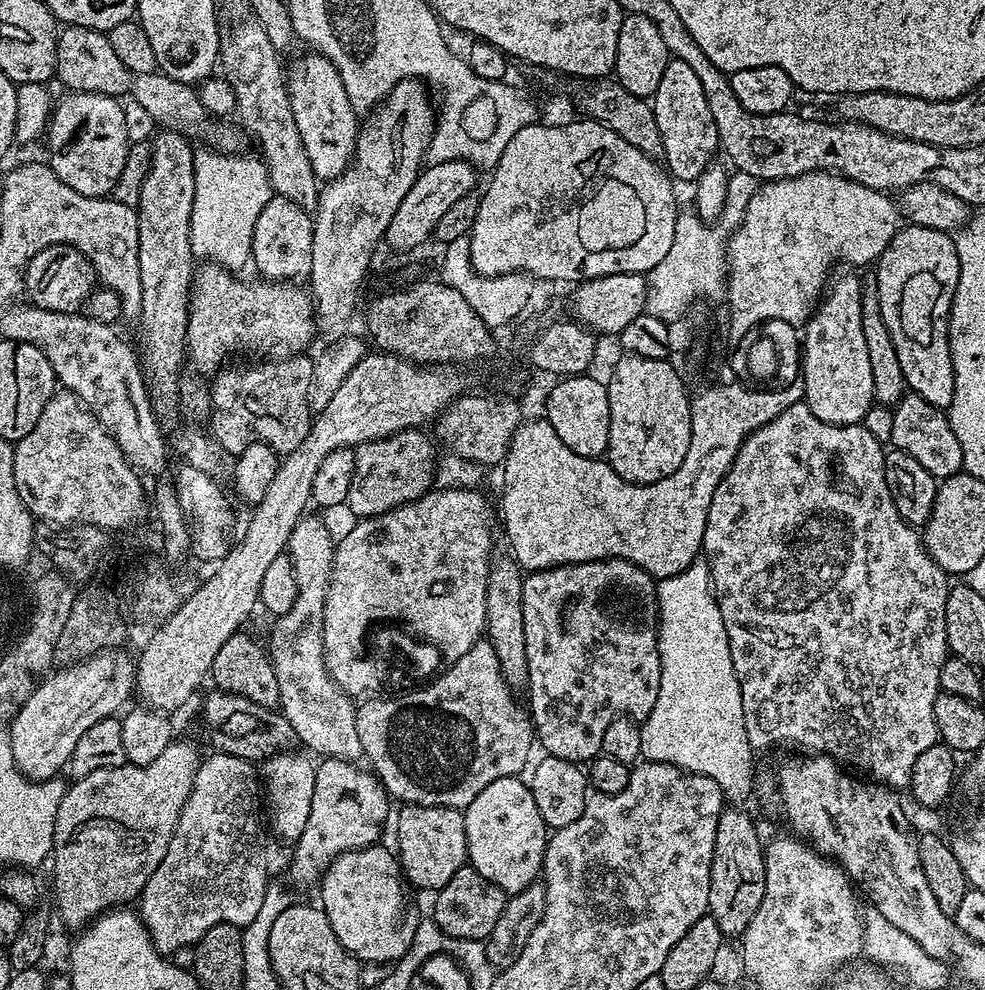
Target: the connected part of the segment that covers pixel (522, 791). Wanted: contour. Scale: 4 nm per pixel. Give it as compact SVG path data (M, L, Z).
M520 776L498 778L498 782L490 782L490 786L463 809L467 863L506 894L521 892L537 883L550 835L542 814L538 814L531 787L522 781Z

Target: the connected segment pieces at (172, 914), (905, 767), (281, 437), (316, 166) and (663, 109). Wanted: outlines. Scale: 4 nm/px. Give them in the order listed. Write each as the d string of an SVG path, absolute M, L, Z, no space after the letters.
M213 751L211 755L201 759L166 858L158 862L158 870L150 874L150 882L138 897L140 919L162 954L196 945L216 924L254 922L270 883L257 769L255 772L249 761L225 752Z
M797 402L797 403L794 403L794 404L792 404L792 405L790 405L790 406L789 406L789 407L788 407L788 408L787 408L787 409L786 409L786 410L784 410L784 411L783 411L783 412L782 412L782 414L778 414L778 418L774 418L774 419L773 419L773 420L771 420L771 421L770 421L770 422L766 422L766 423L765 423L765 424L763 424L763 425L762 425L762 427L761 427L761 428L759 428L759 429L758 429L758 430L754 430L754 431L753 431L753 432L751 432L751 434L749 434L749 436L747 436L747 438L746 438L746 439L745 439L745 440L744 440L744 444L743 444L743 446L742 446L742 447L741 447L741 448L740 448L740 449L739 449L739 450L738 450L738 454L737 454L737 455L736 455L736 457L735 457L735 458L734 458L734 462L733 462L733 463L732 463L732 465L731 465L731 466L730 466L730 470L729 470L729 471L728 471L728 473L727 473L727 474L726 474L726 478L722 478L722 482L721 482L721 483L720 483L720 485L719 485L719 486L718 486L718 490L714 490L714 498L713 498L713 499L712 499L712 501L711 501L711 502L710 502L710 506L709 506L709 507L708 507L708 517L707 517L707 518L706 518L706 534L705 534L705 535L704 535L704 547L703 547L703 549L702 549L702 556L703 556L703 559L704 559L704 560L705 560L705 561L706 561L706 563L707 563L707 566L708 566L708 572L709 572L709 574L711 574L711 576L712 576L712 591L713 591L713 593L714 593L714 595L715 595L715 598L716 598L716 605L717 605L717 606L718 606L718 610L719 610L719 611L720 611L720 613L721 613L721 614L722 614L722 622L723 622L723 623L724 623L724 625L725 625L725 626L726 626L726 634L727 634L727 635L728 635L728 641L729 641L729 642L730 642L730 658L731 658L731 659L732 659L732 661L733 661L733 662L734 662L734 674L735 674L735 675L736 675L736 677L737 677L737 678L738 678L738 686L739 686L739 687L740 687L740 689L741 689L741 690L742 690L742 706L743 706L743 707L744 707L744 717L745 717L745 718L746 718L746 734L747 734L747 735L748 735L748 740L749 740L749 742L751 742L751 743L752 743L752 746L753 746L753 749L756 749L756 750L760 750L760 748L772 748L772 747L774 747L774 746L775 746L775 744L797 744L797 746L798 746L798 747L800 747L800 748L804 748L804 749L800 749L800 750L803 750L803 751L804 751L804 752L805 752L805 753L808 753L808 754L823 754L823 755L825 755L825 756L831 756L831 757L832 757L832 759L833 759L833 760L835 760L835 761L837 761L837 762L839 762L839 763L840 763L840 764L841 764L841 765L844 765L844 766L851 766L851 767L852 767L852 768L853 768L853 769L855 769L855 771L856 771L856 772L857 772L857 773L860 773L860 772L869 772L869 774L870 774L870 775L872 775L872 776L869 776L869 777L871 777L871 779L872 779L872 780L873 780L873 781L876 781L876 782L879 782L879 783L881 783L881 784L883 784L883 785L885 785L885 786L887 786L887 787L889 787L889 788L891 788L891 789L893 789L893 790L901 790L901 789L900 789L900 788L904 788L904 789L907 789L907 788L908 788L908 787L909 787L909 785L911 785L911 783L912 783L912 771L913 771L913 770L914 770L914 762L918 762L918 754L922 754L922 753L923 753L923 752L925 752L925 751L926 751L926 750L930 750L930 746L934 746L934 745L935 745L935 744L936 744L936 743L938 743L938 735L937 735L937 731L936 731L936 726L935 726L935 718L934 718L934 704L935 704L935 700L936 700L936 699L937 699L937 698L938 698L938 696L939 696L939 695L940 695L940 694L941 694L941 692L942 692L942 691L941 691L941 688L940 688L940 684L939 684L939 675L940 675L940 674L941 674L941 673L942 673L942 666L943 666L943 664L944 664L944 663L945 663L945 662L946 662L946 661L947 661L947 660L948 660L948 658L949 658L949 657L950 657L950 653L949 653L949 651L948 651L948 639L947 639L947 638L946 638L946 598L947 598L947 597L948 597L948 589L949 589L949 587L950 587L950 576L949 576L949 573L947 573L947 572L944 572L944 571L943 571L943 570L942 570L942 566L938 566L938 562L934 562L934 558L930 558L930 554L929 554L929 553L928 553L928 552L927 552L927 551L926 551L926 549L924 549L924 542L923 542L923 539L922 539L922 536L921 536L921 533L920 533L920 532L919 532L919 531L917 531L917 529L916 529L916 528L915 528L915 527L913 527L913 525L910 525L910 524L907 524L907 523L906 523L906 522L905 522L905 521L904 521L904 519L903 519L903 518L902 518L902 514L898 514L898 510L897 510L897 509L896 509L896 507L895 507L895 506L894 506L894 498L893 498L893 497L892 497L892 495L891 495L891 494L890 494L890 486L886 486L886 470L885 470L885 469L884 469L884 458L885 458L885 455L886 455L886 448L883 448L883 446L882 446L882 445L880 445L880 444L879 444L879 442L878 442L878 441L876 441L876 436L875 436L875 434L874 434L874 433L872 433L872 432L871 432L871 430L870 430L870 429L868 429L868 428L864 428L864 427L865 427L865 425L864 425L864 424L863 424L863 423L858 423L858 424L842 424L842 425L839 425L839 424L827 424L827 423L826 423L826 422L822 422L822 418L814 418L814 414L813 414L813 413L812 413L812 411L811 411L811 410L810 410L810 406L809 406L809 405L808 405L808 404L806 404L806 403L803 403L803 402Z
M288 354L283 358L285 360L268 360L253 368L224 366L215 373L210 384L210 436L223 451L225 448L231 454L238 454L257 440L270 445L278 454L287 454L298 450L298 446L306 442L314 415L308 408L313 357L308 354Z
M311 50L305 51L305 56L300 56L293 62L292 68L287 69L286 83L288 86L288 97L290 98L290 110L294 110L294 123L298 126L298 134L302 134L302 146L306 150L306 158L310 158L310 166L314 170L317 181L327 182L333 180L336 176L341 176L348 165L352 163L352 155L356 149L356 134L358 131L358 114L354 110L354 106L350 106L350 98L346 94L346 86L342 86L342 78L338 78L338 70L334 70L334 66L329 62L327 58L320 55L319 52L313 52Z
M669 59L650 103L654 122L658 122L658 134L662 134L662 160L667 171L677 181L694 182L714 163L720 148L718 126L714 126L710 106L706 106L706 93L702 91L702 82L698 82L698 74L694 74L694 69L686 66L686 62Z

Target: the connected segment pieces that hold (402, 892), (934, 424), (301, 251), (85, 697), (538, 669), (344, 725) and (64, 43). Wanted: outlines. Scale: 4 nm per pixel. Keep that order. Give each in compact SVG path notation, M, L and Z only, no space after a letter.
M380 847L359 848L335 856L320 878L318 904L326 918L330 918L330 926L334 934L338 934L338 942L346 946L349 954L361 962L391 965L401 960L406 950L410 950L410 942L414 942L414 930L420 925L421 917L416 916L416 904L412 901L414 892L404 879L404 869L400 866L397 853L391 847Z
M906 394L892 409L892 445L897 452L910 454L914 462L919 462L930 474L942 481L964 467L962 445L954 430L950 430L947 415L941 409L930 406L926 398Z
M272 195L254 222L251 263L256 263L259 274L273 282L300 282L312 275L312 247L314 246L313 217L290 198Z
M120 648L99 652L88 659L72 662L61 668L64 668L61 672L53 671L41 679L34 694L30 694L30 698L26 698L26 702L10 720L14 762L20 767L20 772L24 776L30 777L31 780L50 780L59 777L67 769L70 754L74 754L74 746L78 746L82 734L86 734L86 730L90 730L90 726L94 726L94 722L107 716L116 716L125 707L123 704L134 696L136 660L128 657Z
M595 560L581 564L559 564L556 568L542 568L538 572L528 572L522 586L522 622L526 630L526 662L528 663L528 687L532 692L530 719L535 739L544 747L543 751L554 758L569 760L578 765L591 762L601 755L602 738L606 726L618 718L631 718L637 722L648 719L654 702L658 702L658 686L662 678L660 655L658 654L658 609L656 606L656 580L646 570L625 560Z
M305 514L288 539L286 554L292 560L294 578L298 578L298 598L294 598L294 606L286 614L271 621L272 634L266 639L266 651L272 657L278 678L279 711L294 726L297 741L317 752L317 757L356 762L364 755L362 742L358 742L357 705L329 674L322 642L326 590L330 586L337 541L334 536L332 540L331 530L312 515Z
M70 24L60 28L60 37L56 43L55 79L59 80L69 93L89 92L124 98L131 93L133 74L126 70L126 66L122 66L105 33Z

